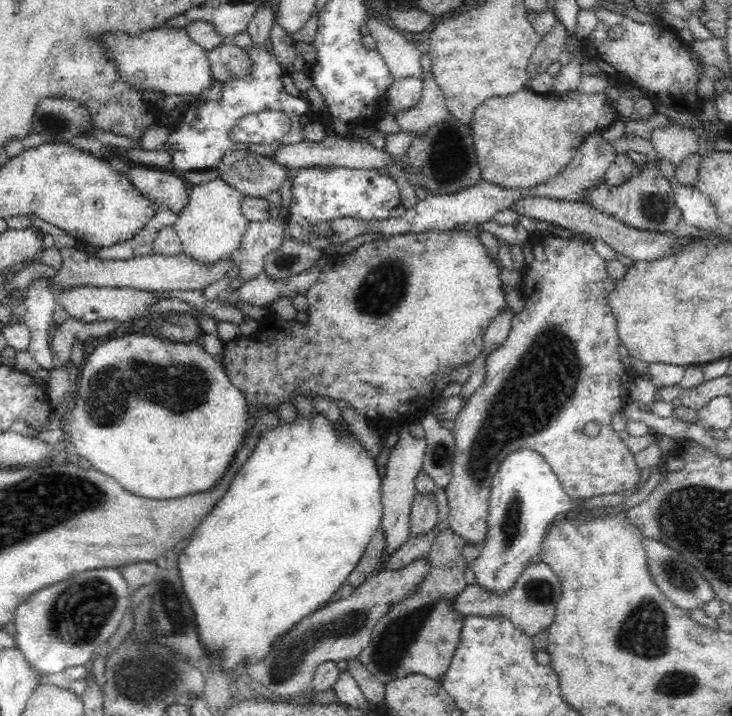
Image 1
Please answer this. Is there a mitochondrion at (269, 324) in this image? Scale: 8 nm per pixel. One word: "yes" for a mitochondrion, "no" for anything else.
no

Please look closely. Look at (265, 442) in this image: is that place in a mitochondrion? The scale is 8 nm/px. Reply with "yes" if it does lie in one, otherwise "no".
no

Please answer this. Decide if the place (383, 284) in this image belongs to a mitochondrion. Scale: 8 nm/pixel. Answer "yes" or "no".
yes

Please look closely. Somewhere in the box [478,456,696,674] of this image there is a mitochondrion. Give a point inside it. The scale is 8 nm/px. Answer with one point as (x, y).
(643, 632)

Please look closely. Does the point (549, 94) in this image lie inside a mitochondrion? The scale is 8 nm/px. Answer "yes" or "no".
no

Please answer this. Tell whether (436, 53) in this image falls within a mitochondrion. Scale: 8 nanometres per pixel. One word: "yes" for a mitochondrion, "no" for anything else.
no

